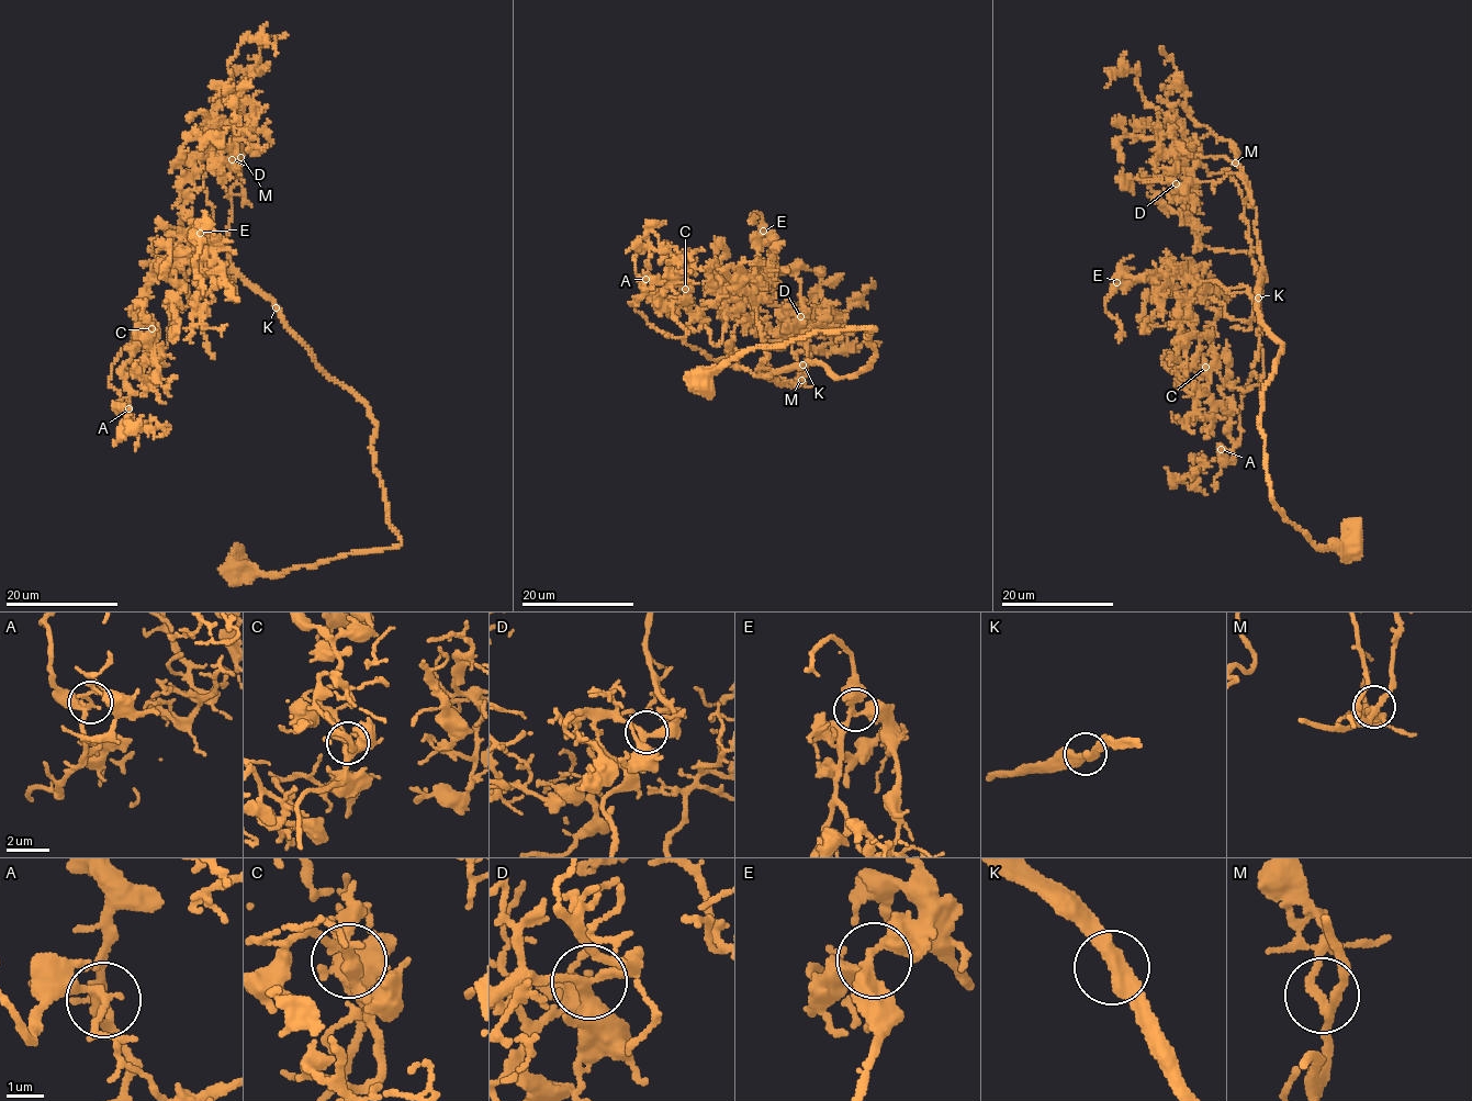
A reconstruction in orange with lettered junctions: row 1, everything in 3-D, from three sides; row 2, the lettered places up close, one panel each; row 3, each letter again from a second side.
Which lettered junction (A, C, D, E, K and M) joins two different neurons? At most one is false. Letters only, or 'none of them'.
none of them

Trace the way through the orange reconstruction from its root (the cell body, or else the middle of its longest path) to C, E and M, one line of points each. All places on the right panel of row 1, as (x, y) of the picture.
C: (1347, 548), (1315, 546), (1271, 496), (1260, 413), (1283, 345), (1258, 312), (1265, 271), (1260, 385), (1205, 367)
E: (1347, 548), (1271, 496), (1265, 271), (1256, 302), (1177, 265), (1116, 282)
M: (1347, 548), (1315, 546), (1271, 496), (1260, 413), (1283, 345), (1258, 312), (1257, 209), (1235, 163)

